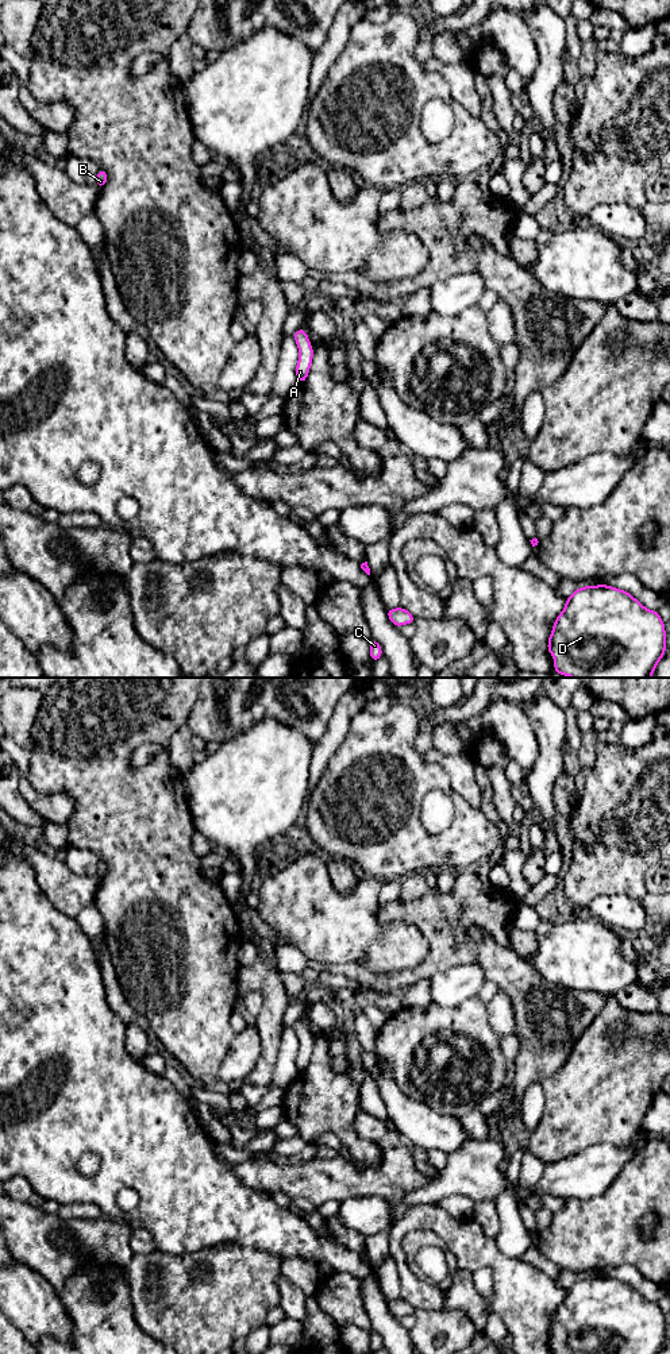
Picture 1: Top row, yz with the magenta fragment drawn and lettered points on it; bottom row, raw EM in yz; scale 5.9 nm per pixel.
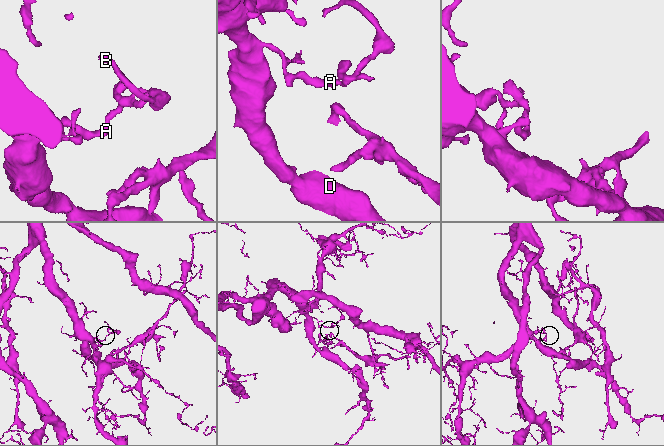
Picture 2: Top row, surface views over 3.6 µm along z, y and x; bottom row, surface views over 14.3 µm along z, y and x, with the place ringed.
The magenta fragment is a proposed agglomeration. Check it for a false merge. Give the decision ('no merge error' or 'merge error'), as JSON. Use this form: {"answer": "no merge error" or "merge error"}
{"answer": "no merge error"}

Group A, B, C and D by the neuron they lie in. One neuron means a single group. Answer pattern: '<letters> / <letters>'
A B C D

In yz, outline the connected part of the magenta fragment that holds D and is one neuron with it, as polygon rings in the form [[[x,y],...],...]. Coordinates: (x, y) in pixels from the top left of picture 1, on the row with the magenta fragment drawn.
[[[607,586],[577,589],[555,618],[547,652],[555,659],[554,670],[574,678],[651,678],[666,652],[665,622],[629,593]]]

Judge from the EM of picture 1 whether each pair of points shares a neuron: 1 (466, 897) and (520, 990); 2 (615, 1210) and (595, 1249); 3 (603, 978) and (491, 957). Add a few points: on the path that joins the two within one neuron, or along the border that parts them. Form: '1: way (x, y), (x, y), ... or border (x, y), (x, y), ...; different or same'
1: border (466, 929), (480, 926), (497, 942), (512, 948); different
2: way (612, 1219), (612, 1226), (599, 1239); same
3: border (531, 963), (547, 982), (559, 984); different

